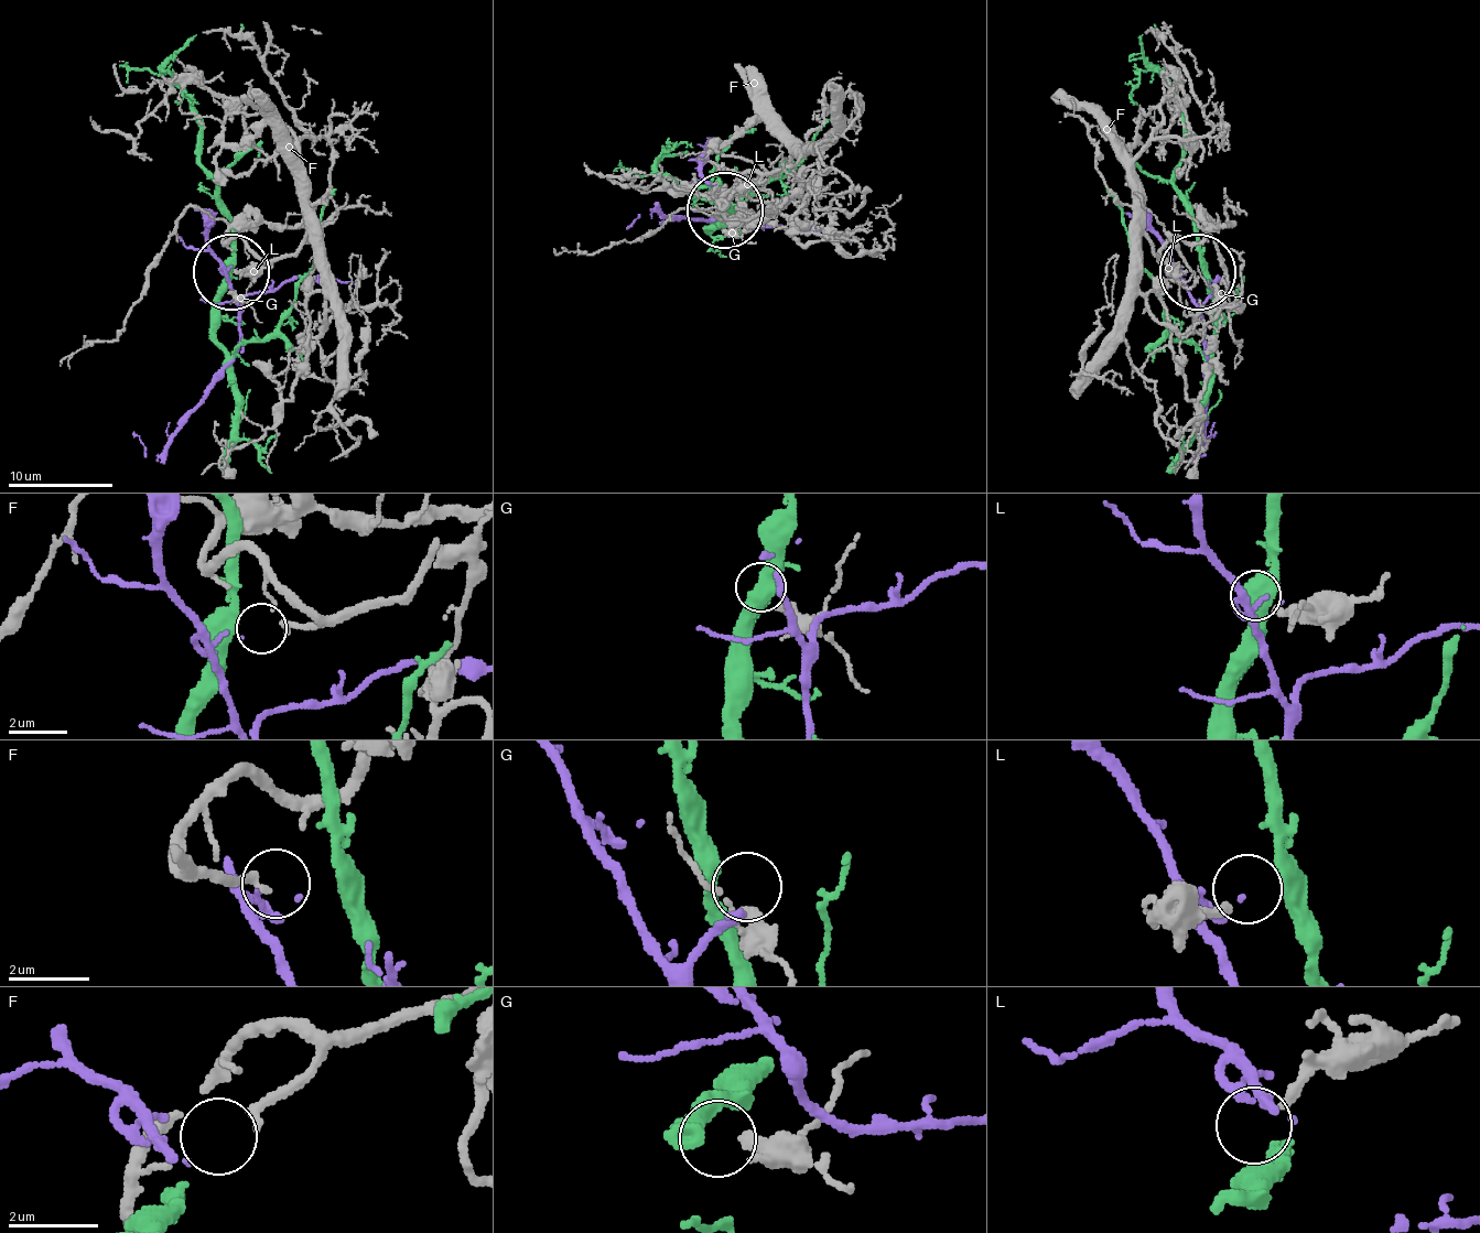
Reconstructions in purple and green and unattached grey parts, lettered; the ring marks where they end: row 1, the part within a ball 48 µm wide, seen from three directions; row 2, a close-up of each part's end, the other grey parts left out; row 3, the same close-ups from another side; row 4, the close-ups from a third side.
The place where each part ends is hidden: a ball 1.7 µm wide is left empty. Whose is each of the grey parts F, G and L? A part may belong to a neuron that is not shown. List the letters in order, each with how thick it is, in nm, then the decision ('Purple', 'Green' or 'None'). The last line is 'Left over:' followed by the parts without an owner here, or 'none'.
F: Thickness 240 nm. None
G: Thickness 440 nm. None
L: Thickness 240 nm. None
Left over: F, G, L

